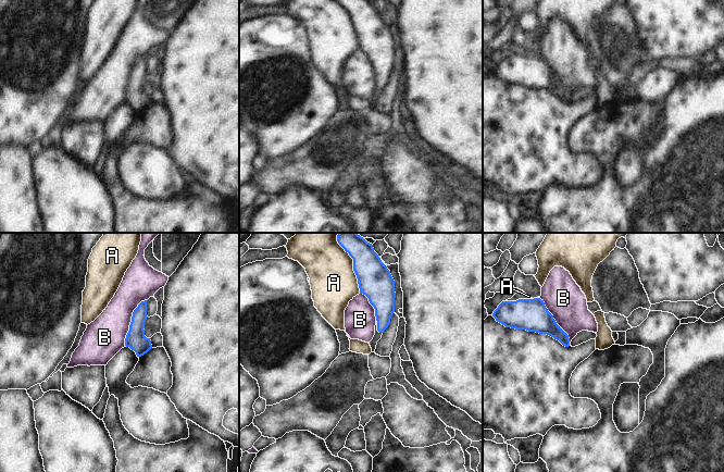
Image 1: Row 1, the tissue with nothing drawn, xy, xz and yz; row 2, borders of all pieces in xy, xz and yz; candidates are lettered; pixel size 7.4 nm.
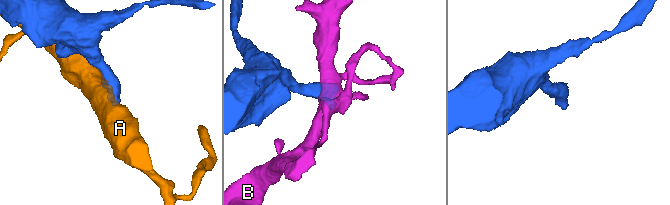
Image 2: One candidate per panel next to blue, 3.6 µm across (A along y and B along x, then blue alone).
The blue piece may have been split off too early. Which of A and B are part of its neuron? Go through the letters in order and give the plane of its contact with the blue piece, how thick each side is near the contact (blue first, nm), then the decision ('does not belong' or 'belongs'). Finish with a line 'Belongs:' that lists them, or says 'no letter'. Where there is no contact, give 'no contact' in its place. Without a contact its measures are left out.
A: contact in xz; calibres 260 and 340 nm; does not belong
B: contact in xy; calibres 150 and 300 nm; does not belong
Belongs: no letter

